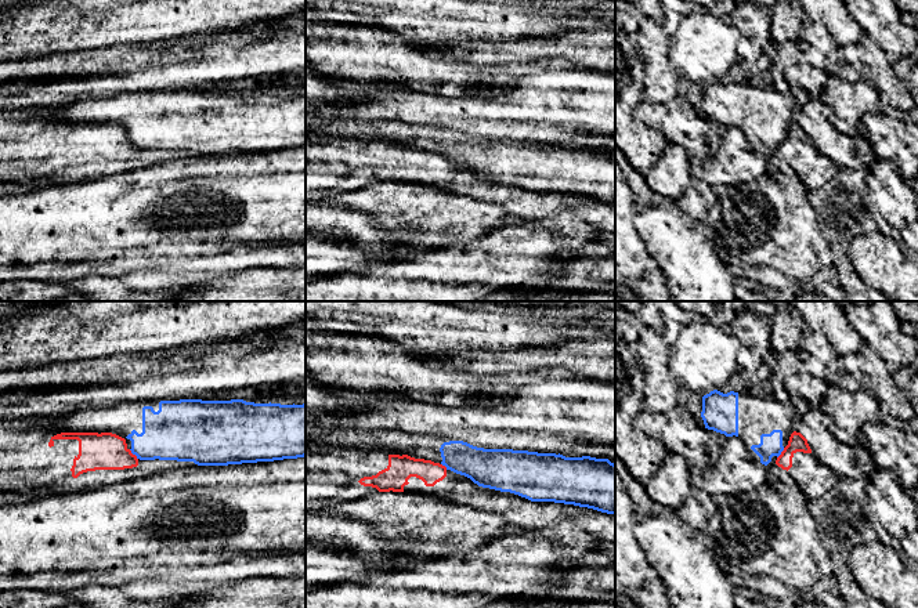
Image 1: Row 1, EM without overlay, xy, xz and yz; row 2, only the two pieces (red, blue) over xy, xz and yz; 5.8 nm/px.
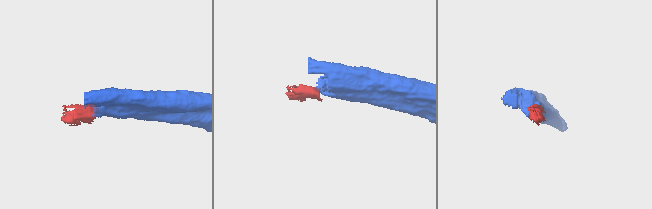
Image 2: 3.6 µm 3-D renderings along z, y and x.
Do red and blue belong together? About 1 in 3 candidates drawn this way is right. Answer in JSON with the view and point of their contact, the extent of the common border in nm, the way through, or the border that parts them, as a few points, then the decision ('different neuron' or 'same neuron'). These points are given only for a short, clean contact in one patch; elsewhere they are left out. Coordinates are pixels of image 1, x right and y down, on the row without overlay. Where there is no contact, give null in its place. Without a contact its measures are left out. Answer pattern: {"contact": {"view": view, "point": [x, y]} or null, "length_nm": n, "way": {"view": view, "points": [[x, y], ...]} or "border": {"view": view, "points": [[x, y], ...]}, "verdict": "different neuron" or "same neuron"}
{"contact": {"view": "xy", "point": [134, 145]}, "length_nm": 80, "border": {"view": "xy", "points": [[129, 140], [137, 149]]}, "verdict": "different neuron"}

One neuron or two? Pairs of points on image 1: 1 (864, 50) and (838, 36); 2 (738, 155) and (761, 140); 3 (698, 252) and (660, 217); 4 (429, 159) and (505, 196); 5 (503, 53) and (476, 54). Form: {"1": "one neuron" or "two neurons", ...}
{"1": "two neurons", "2": "two neurons", "3": "one neuron", "4": "one neuron", "5": "one neuron"}

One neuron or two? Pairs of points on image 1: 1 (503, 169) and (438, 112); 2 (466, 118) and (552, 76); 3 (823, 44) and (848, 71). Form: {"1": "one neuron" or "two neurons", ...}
{"1": "two neurons", "2": "one neuron", "3": "one neuron"}

